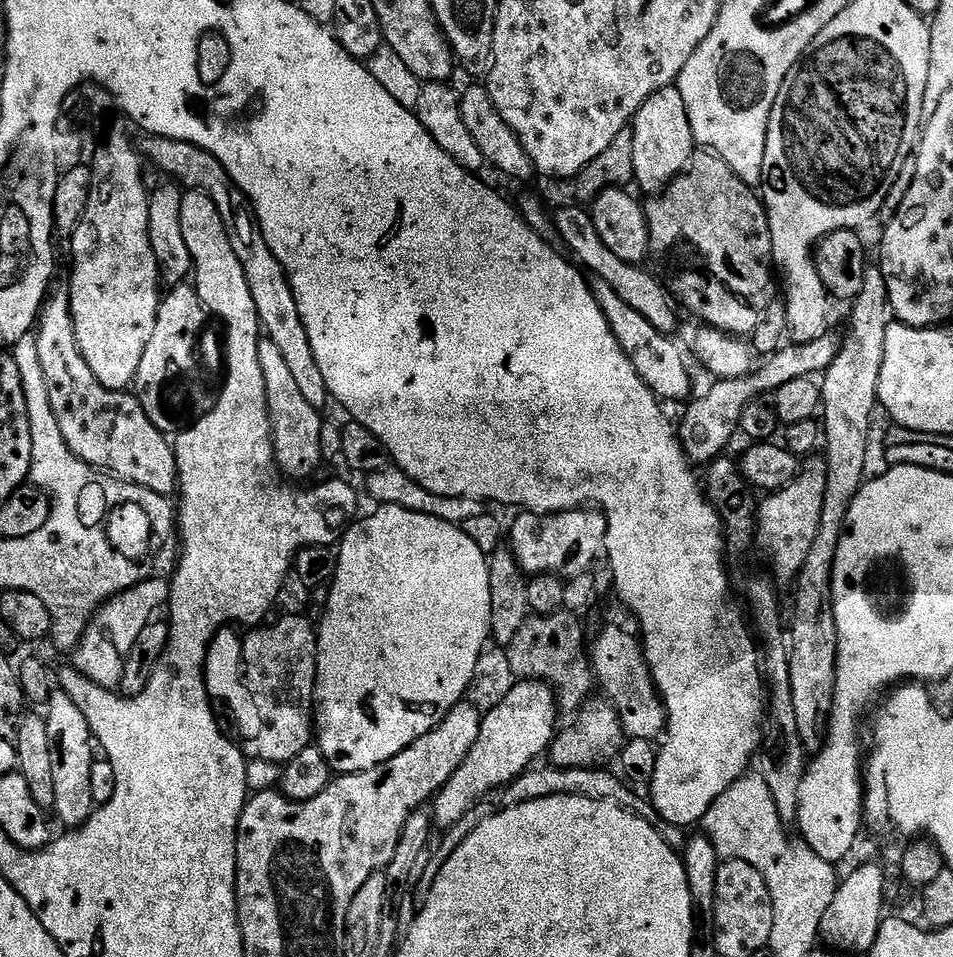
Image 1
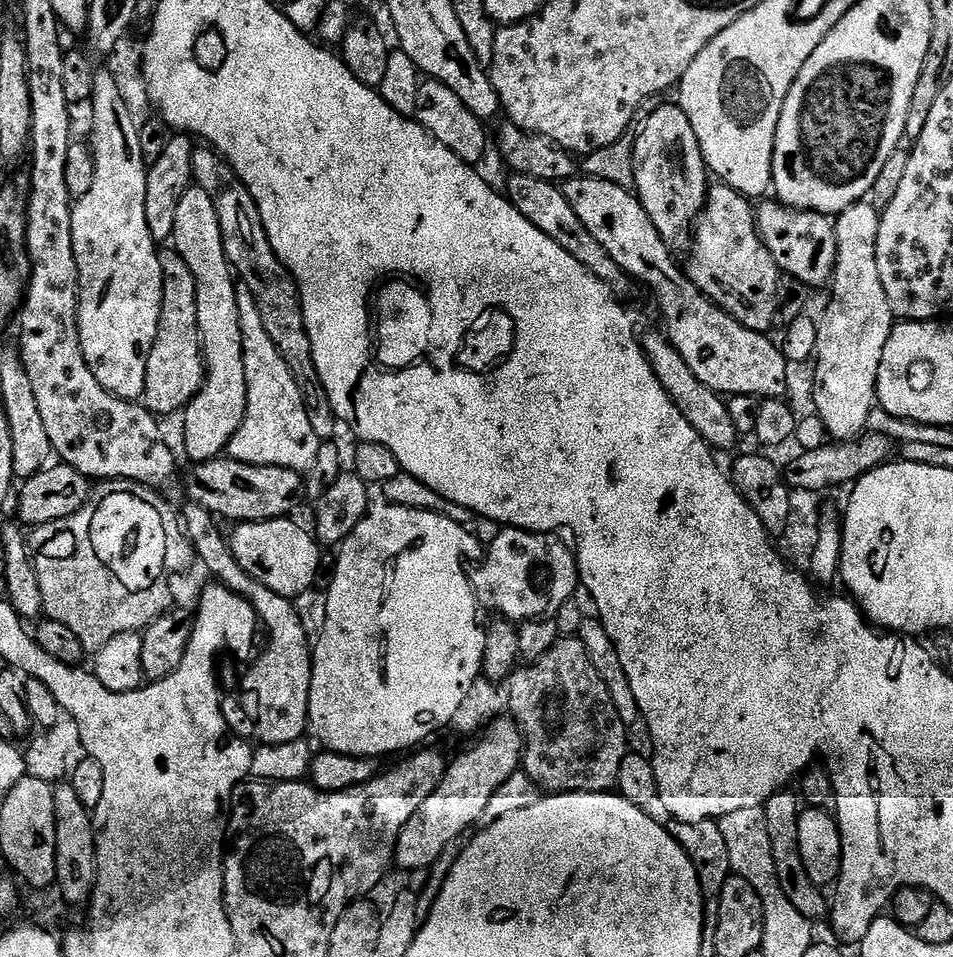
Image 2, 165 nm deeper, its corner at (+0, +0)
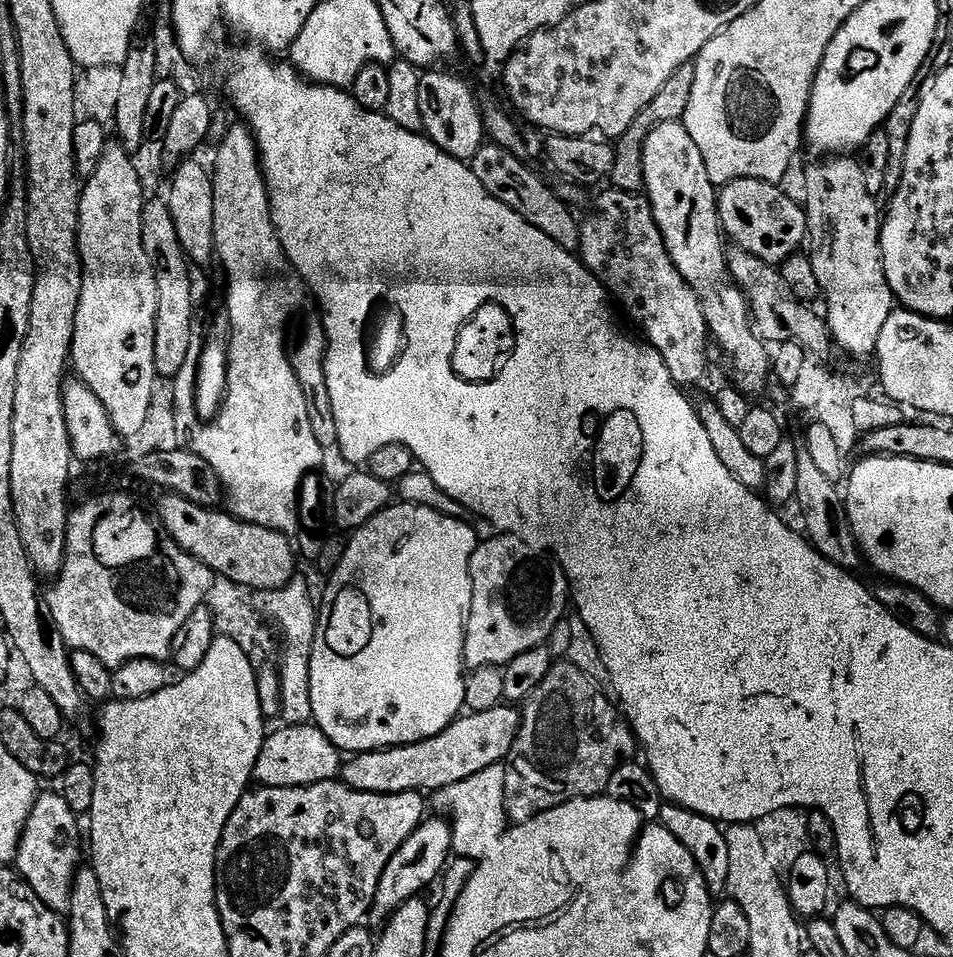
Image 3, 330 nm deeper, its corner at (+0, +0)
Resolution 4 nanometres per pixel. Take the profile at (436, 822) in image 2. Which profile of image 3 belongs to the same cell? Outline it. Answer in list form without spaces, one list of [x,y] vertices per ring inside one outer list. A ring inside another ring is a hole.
[[[444,818],[421,820],[420,825],[410,834],[410,838],[406,838],[406,842],[402,842],[402,846],[398,846],[394,858],[390,858],[390,862],[386,862],[386,870],[382,870],[382,878],[378,882],[374,912],[377,912],[381,918],[387,918],[406,901],[417,899],[423,893],[420,892],[423,888],[430,887],[432,883],[435,885],[441,879],[452,855],[451,823]]]

